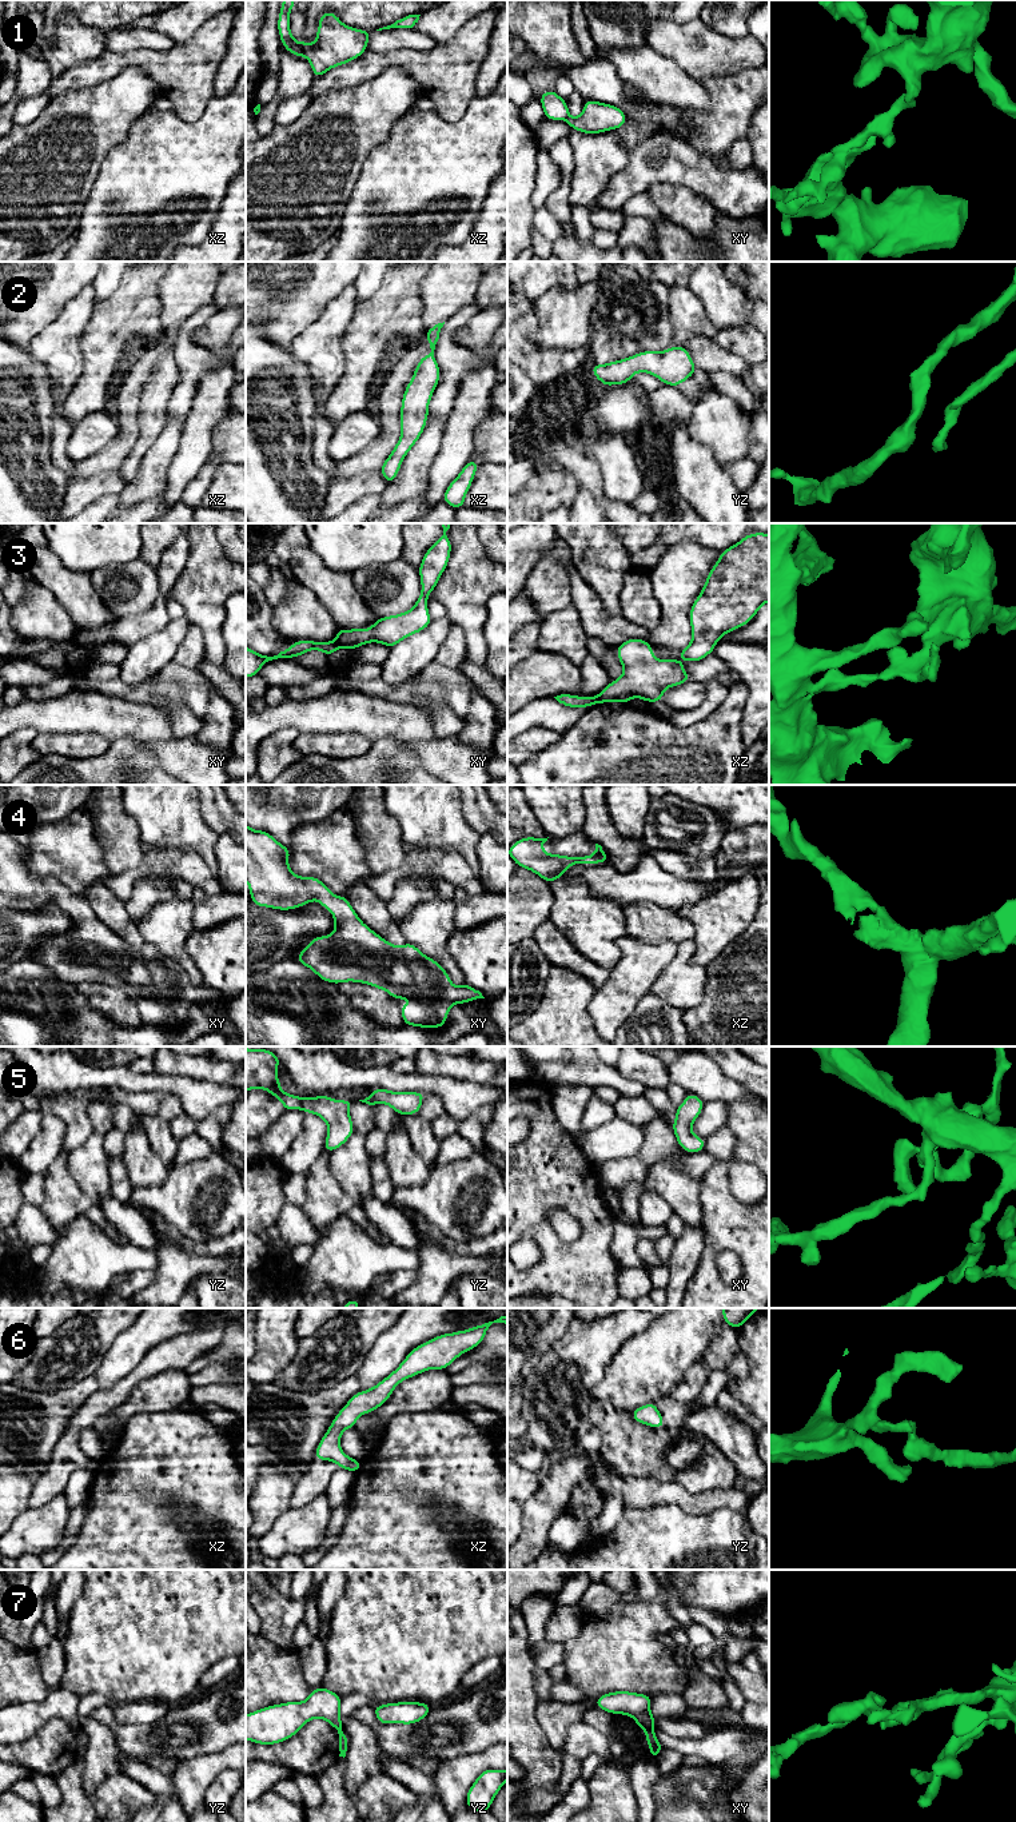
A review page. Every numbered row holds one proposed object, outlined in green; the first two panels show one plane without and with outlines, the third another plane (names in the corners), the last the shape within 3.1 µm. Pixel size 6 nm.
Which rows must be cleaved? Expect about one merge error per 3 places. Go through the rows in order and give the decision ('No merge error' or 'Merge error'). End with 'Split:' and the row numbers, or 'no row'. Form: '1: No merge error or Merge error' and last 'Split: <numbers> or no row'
1: Merge error
2: No merge error
3: Merge error
4: No merge error
5: No merge error
6: No merge error
7: Merge error
Split: 1, 3, 7

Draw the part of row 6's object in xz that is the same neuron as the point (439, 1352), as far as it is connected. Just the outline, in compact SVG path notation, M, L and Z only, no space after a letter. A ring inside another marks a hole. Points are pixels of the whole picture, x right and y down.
M507 1313L494 1321L471 1327L466 1331L442 1333L415 1347L399 1364L399 1367L370 1390L359 1391L347 1402L331 1422L315 1450L316 1460L335 1462L339 1468L358 1472L362 1460L347 1456L340 1446L342 1432L355 1428L360 1415L374 1412L383 1406L394 1388L403 1380L419 1375L427 1370L446 1370L462 1353L478 1347L493 1323L507 1325Z

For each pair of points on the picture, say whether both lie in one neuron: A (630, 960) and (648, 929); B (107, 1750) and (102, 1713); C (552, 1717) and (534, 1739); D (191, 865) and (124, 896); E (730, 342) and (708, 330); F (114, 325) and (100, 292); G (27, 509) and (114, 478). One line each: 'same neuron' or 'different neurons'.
A: different neurons
B: different neurons
C: different neurons
D: same neuron
E: different neurons
F: different neurons
G: different neurons

